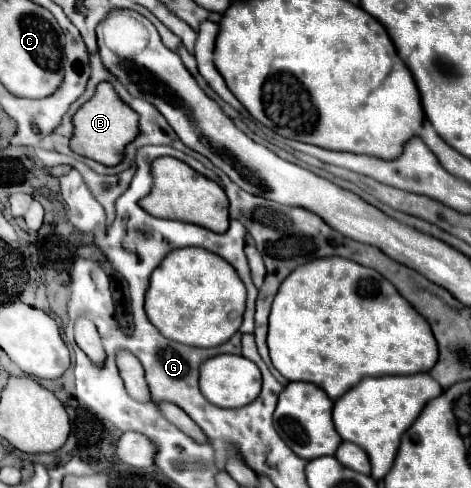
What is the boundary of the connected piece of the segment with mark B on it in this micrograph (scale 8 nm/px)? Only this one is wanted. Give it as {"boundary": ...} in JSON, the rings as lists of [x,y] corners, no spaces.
{"boundary":[[[101,82],[97,86],[95,96],[77,110],[73,124],[75,124],[75,134],[71,138],[71,150],[79,156],[93,158],[105,166],[117,166],[125,156],[127,144],[139,136],[137,112],[119,98],[113,84],[109,82]]]}

